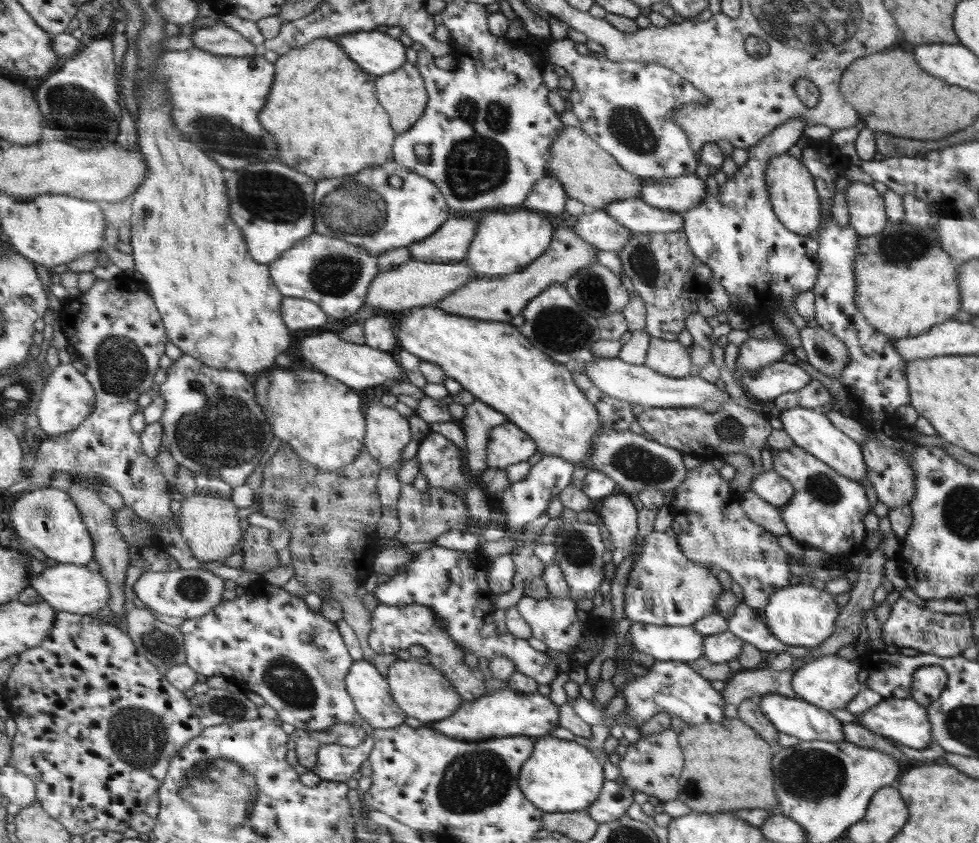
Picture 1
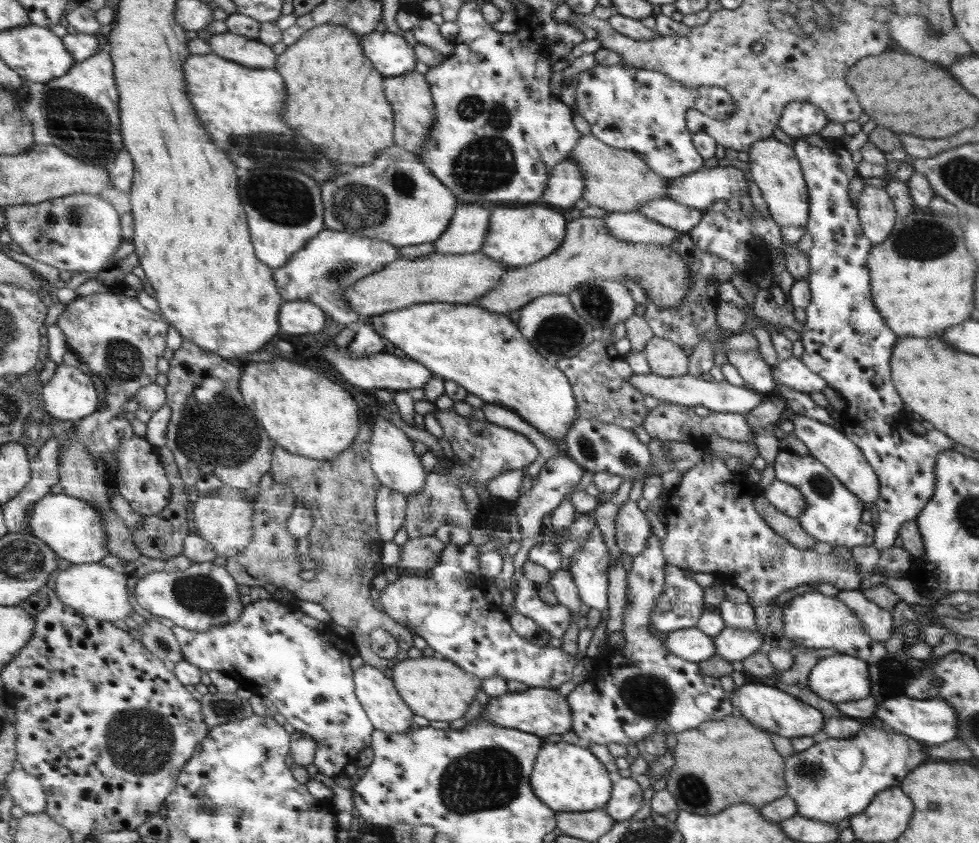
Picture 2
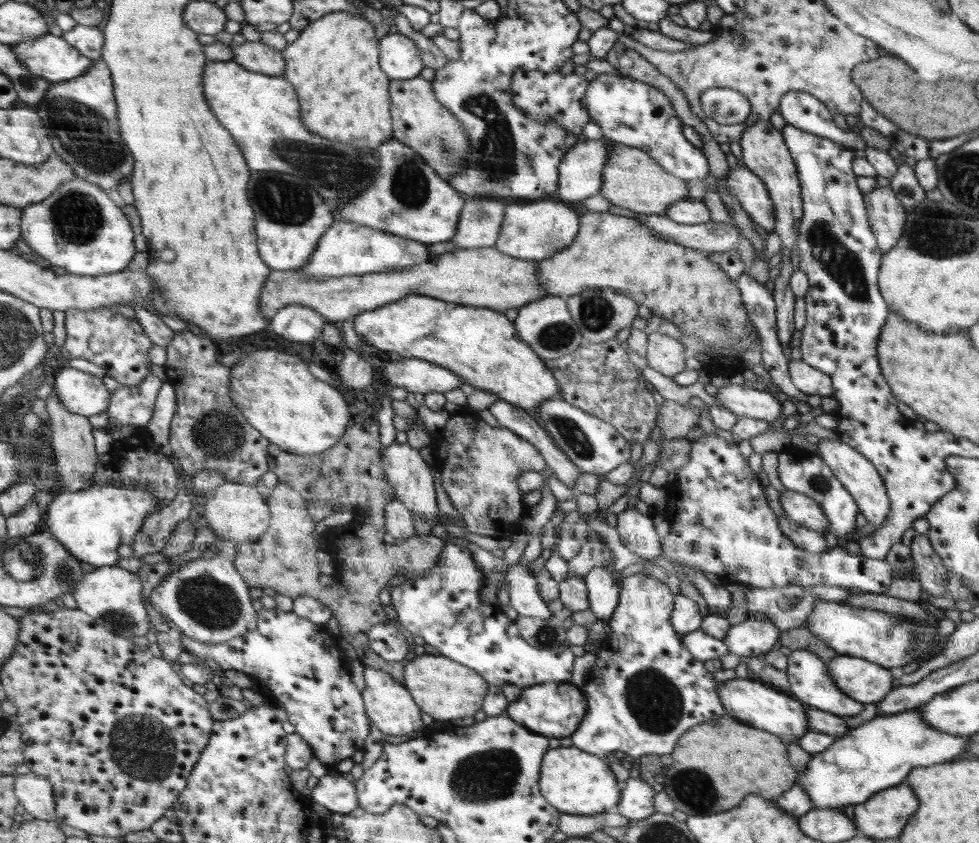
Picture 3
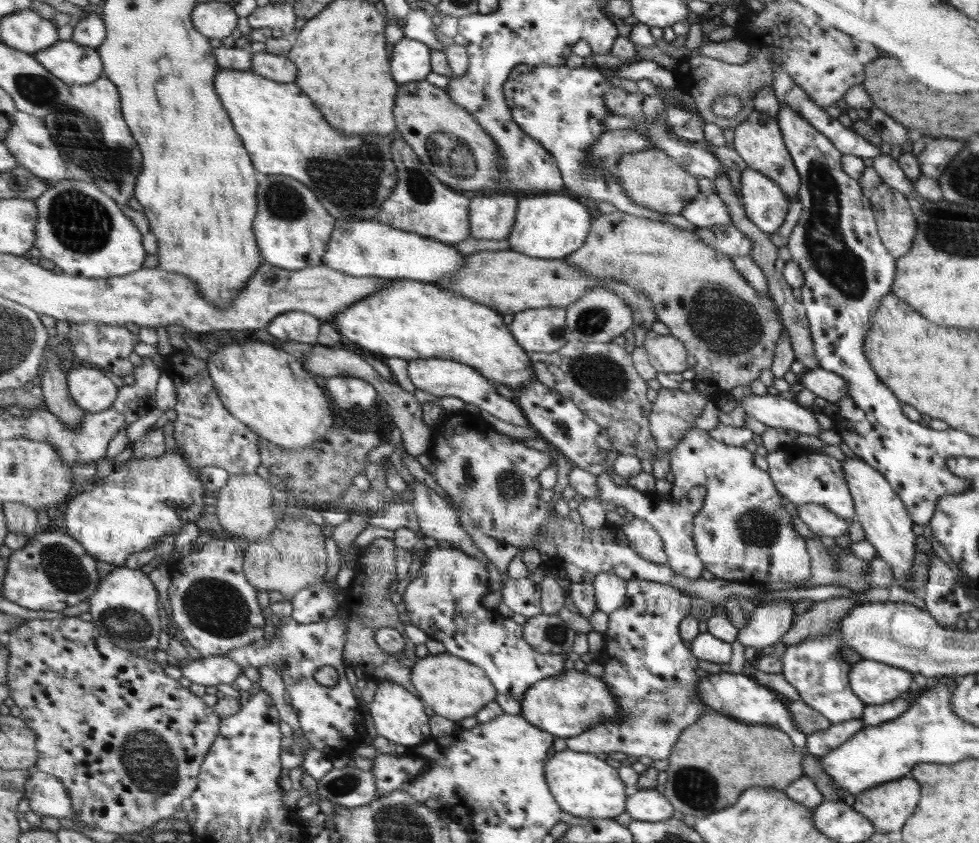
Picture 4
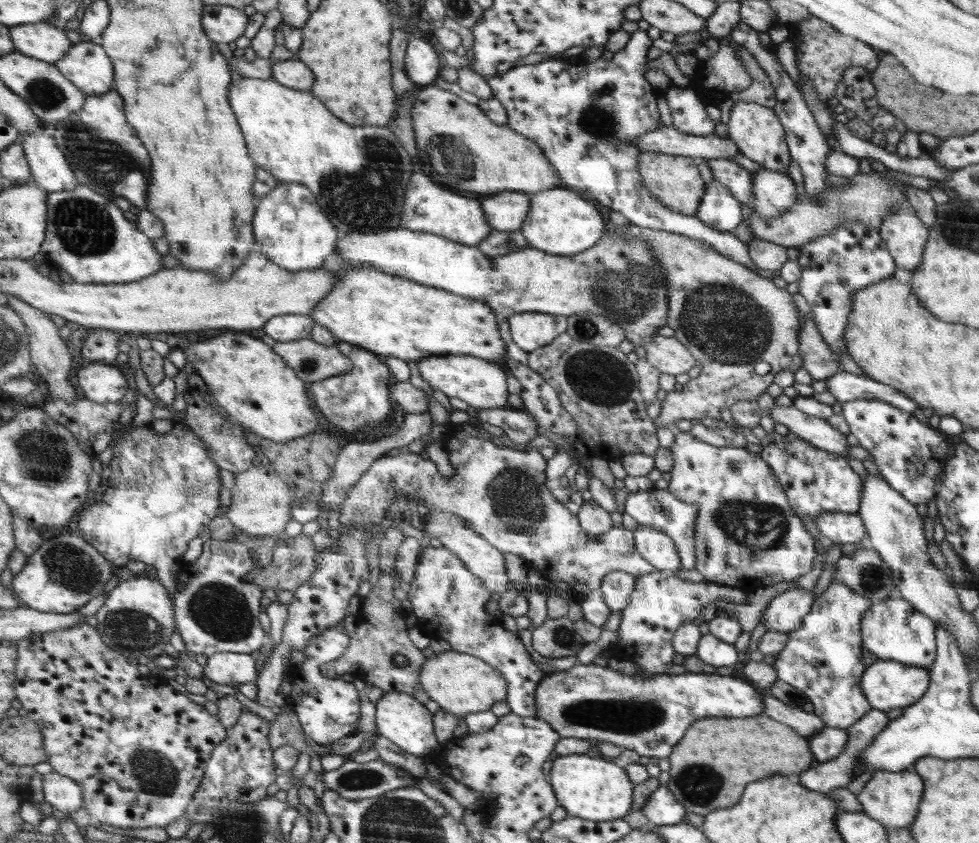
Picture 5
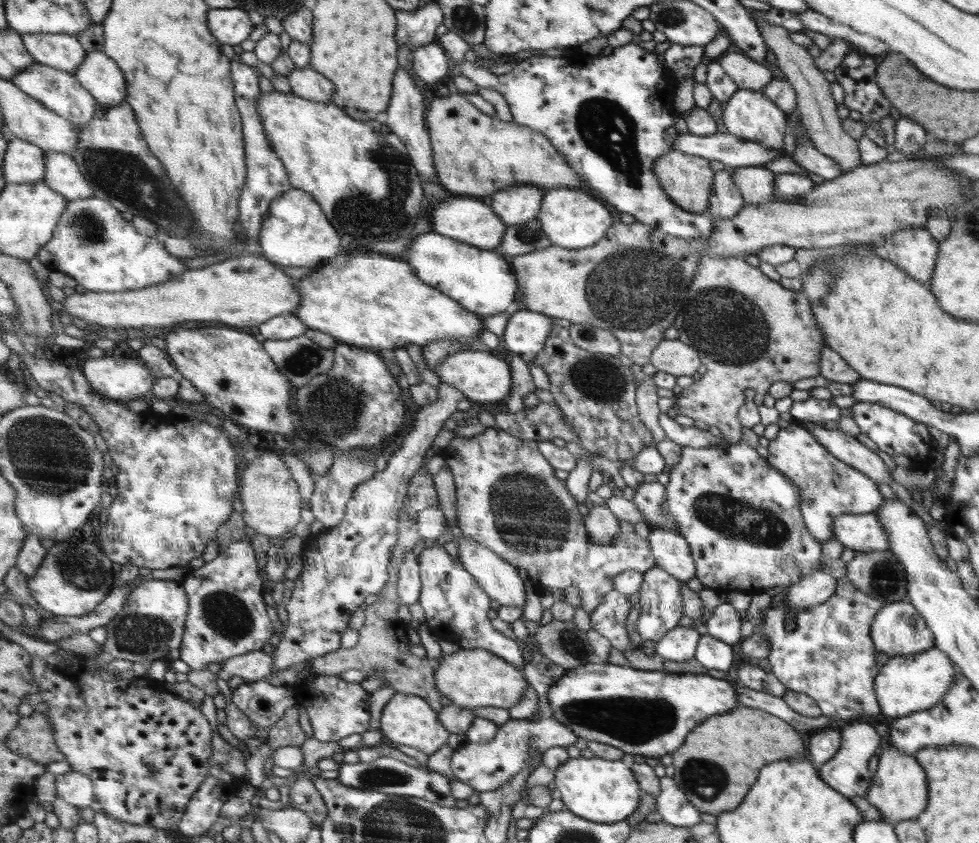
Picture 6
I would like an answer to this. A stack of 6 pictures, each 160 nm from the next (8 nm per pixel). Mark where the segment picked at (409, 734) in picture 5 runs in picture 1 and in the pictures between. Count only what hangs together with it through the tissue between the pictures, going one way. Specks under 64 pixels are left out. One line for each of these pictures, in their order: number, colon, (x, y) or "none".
1: (372, 691)
2: (385, 707)
3: (391, 706)
4: (398, 715)

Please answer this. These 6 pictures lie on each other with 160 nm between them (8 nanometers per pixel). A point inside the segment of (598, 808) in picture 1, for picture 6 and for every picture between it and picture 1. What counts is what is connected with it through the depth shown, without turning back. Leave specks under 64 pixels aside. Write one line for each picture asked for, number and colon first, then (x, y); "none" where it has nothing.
2: (627, 797)
3: (637, 801)
4: (650, 805)
5: (662, 809)
6: (672, 804)

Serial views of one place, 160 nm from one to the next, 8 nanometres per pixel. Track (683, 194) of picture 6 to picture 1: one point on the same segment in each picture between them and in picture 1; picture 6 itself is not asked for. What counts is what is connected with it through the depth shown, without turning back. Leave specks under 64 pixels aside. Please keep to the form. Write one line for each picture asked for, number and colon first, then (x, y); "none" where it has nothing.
1: (589, 173)
2: (617, 180)
3: (631, 178)
4: (653, 179)
5: (673, 179)

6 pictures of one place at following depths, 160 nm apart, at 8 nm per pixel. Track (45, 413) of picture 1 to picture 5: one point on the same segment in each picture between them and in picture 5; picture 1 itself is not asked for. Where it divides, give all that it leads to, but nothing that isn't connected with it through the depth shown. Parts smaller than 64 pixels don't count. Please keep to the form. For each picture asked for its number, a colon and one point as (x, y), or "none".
2: (71, 394)
3: (83, 393)
4: (93, 390)
5: (101, 382)

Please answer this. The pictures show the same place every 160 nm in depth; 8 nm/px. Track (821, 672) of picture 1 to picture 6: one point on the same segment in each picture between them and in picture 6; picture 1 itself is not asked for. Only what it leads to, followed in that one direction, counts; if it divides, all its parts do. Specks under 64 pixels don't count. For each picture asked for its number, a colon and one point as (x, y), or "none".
2: (839, 678)
3: (867, 681)
4: (877, 683)
5: (887, 684)
6: (905, 685)

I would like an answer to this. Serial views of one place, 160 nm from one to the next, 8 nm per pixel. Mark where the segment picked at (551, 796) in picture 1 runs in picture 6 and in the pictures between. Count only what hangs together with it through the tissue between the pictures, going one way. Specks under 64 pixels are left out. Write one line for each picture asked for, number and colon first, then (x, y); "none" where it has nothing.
2: (569, 778)
3: (573, 780)
4: (585, 786)
5: (590, 787)
6: (602, 790)

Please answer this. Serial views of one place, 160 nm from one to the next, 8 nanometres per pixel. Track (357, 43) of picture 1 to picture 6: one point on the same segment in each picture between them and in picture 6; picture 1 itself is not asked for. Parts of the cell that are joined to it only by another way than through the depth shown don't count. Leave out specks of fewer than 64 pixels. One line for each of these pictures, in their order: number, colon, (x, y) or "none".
2: (390, 54)
3: (399, 57)
4: (410, 62)
5: (421, 62)
6: (430, 62)

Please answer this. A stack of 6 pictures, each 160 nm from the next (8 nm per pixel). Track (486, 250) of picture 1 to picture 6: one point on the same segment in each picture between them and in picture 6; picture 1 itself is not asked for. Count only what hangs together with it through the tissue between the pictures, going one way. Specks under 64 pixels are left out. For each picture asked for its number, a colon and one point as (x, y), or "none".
2: (519, 236)
3: (537, 231)
4: (551, 226)
5: (560, 221)
6: (573, 219)

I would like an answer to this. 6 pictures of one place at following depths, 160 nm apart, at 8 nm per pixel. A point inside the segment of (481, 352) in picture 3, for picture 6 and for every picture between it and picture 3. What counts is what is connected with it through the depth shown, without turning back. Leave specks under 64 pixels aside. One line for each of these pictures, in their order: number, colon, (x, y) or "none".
4: (414, 320)
5: (390, 315)
6: (376, 301)

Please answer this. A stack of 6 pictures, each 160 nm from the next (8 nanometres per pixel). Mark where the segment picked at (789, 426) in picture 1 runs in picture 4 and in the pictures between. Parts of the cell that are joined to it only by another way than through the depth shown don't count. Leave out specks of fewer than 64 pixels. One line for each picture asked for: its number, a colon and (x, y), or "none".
2: (848, 464)
3: (852, 469)
4: (887, 524)

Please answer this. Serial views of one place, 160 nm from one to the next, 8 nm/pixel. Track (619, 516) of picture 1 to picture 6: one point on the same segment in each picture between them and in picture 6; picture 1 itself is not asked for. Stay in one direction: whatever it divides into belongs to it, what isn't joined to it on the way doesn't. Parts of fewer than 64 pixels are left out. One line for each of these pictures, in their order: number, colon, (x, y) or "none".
2: (632, 531)
3: (636, 532)
4: (642, 536)
5: (660, 549)
6: (672, 552)

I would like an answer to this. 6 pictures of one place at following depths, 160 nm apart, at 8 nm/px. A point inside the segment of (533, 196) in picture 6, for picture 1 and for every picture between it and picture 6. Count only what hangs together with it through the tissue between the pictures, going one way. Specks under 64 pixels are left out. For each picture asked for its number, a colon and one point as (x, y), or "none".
1: (452, 242)
2: (468, 231)
3: (480, 224)
4: (492, 217)
5: (507, 211)

